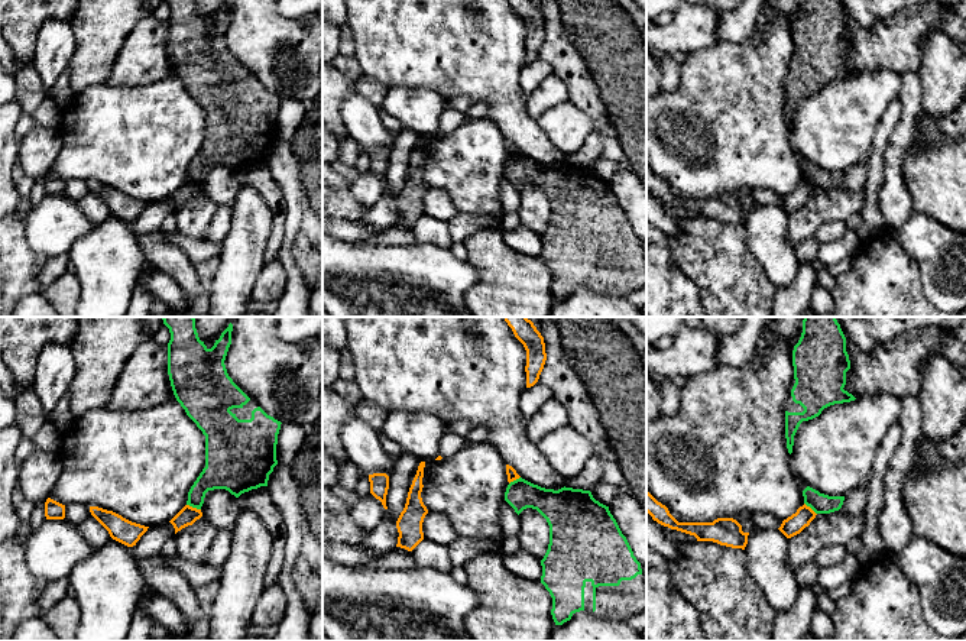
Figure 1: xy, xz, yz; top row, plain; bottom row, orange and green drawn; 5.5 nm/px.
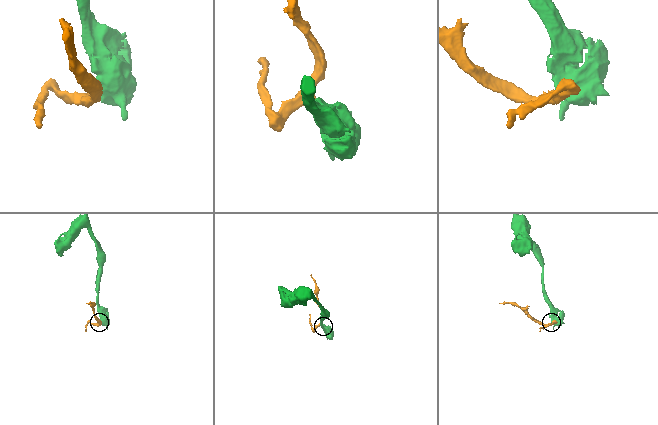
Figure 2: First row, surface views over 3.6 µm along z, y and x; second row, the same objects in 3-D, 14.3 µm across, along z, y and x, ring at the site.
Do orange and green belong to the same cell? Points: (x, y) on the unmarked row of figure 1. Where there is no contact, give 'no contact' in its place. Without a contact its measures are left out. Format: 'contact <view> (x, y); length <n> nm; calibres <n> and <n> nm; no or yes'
contact xy (194, 184); length 90 nm; calibres 100 and 190 nm; no

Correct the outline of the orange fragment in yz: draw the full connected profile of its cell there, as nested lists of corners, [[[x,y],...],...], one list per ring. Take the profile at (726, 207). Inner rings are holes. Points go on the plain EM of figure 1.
[[[646,166],[646,188],[658,200],[694,211],[697,217],[713,217],[720,221],[742,224],[748,220],[749,208],[742,207],[742,201],[733,194],[717,194],[713,198],[678,198],[665,181],[658,178]]]

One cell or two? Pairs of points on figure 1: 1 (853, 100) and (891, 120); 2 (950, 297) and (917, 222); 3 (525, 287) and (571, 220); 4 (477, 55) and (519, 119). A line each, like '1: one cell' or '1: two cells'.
1: two cells
2: one cell
3: two cells
4: one cell

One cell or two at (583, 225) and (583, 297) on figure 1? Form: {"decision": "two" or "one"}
{"decision": "two"}

